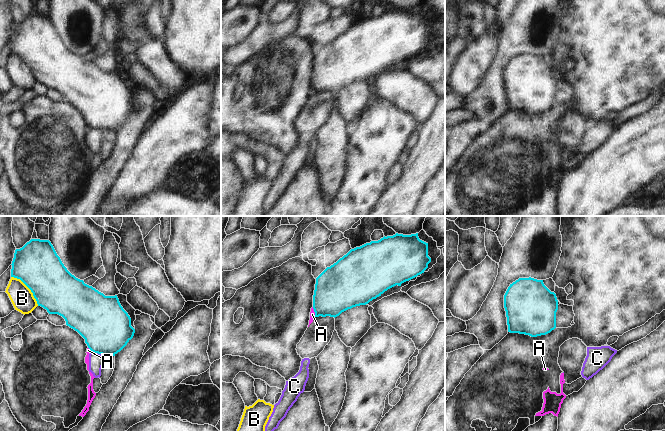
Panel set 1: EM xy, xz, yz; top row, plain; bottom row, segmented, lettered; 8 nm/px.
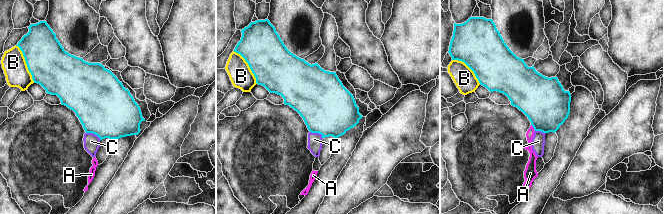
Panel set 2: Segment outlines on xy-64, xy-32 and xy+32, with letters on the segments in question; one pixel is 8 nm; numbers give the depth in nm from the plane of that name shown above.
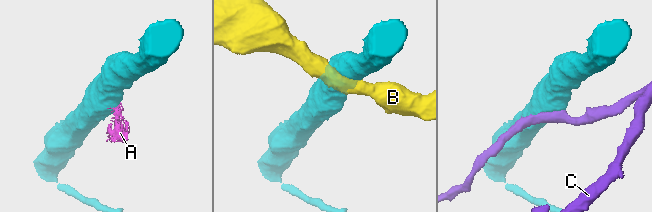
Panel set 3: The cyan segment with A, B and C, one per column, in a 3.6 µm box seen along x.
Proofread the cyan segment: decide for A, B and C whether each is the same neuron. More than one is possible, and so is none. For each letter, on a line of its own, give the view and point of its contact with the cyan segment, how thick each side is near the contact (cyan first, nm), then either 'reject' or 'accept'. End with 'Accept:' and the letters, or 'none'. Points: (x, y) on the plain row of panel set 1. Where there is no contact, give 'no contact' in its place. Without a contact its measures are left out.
A: xz (314, 87) | 360/50 nm | reject
B: xy (28, 63) | 360/180 nm | reject
C: xy (97, 128) | 400/110 nm | reject
Accept: none

